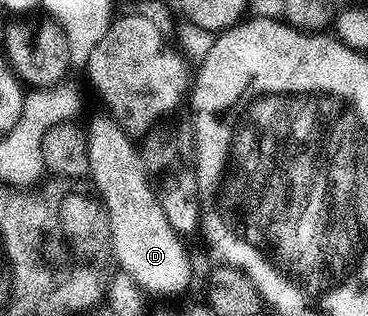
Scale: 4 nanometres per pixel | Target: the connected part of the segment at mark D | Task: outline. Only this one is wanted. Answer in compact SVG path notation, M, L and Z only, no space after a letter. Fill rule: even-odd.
M103 116L92 117L86 124L90 155L88 171L93 178L96 176L95 192L108 212L115 264L130 274L145 292L180 291L192 281L192 261L181 244L182 237L166 219L160 198L150 180L149 166L140 165L137 142L124 132L115 117Z

